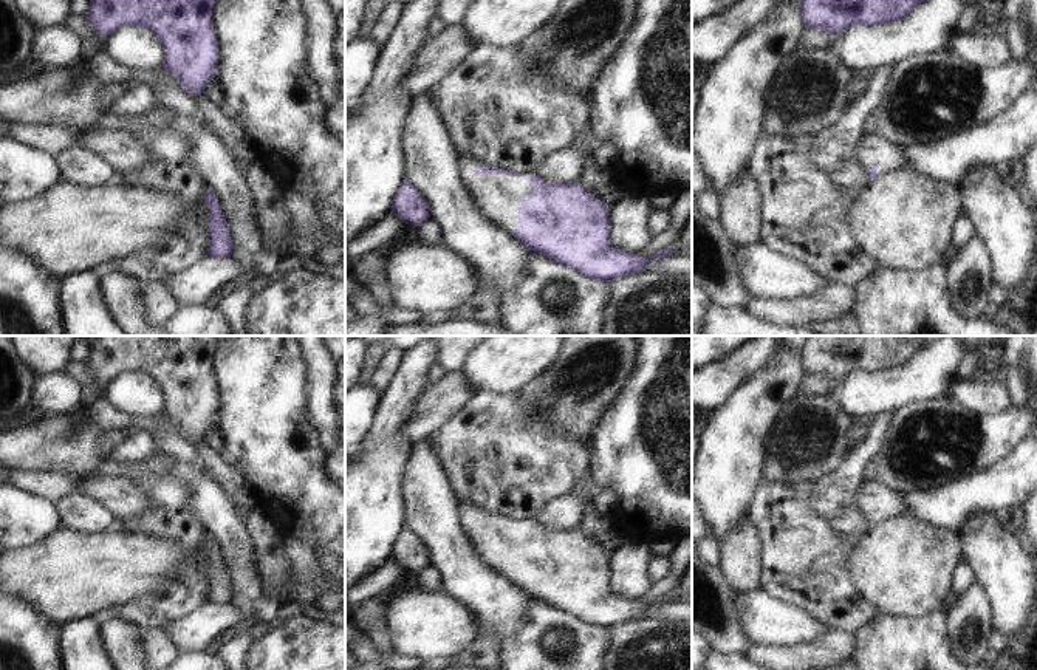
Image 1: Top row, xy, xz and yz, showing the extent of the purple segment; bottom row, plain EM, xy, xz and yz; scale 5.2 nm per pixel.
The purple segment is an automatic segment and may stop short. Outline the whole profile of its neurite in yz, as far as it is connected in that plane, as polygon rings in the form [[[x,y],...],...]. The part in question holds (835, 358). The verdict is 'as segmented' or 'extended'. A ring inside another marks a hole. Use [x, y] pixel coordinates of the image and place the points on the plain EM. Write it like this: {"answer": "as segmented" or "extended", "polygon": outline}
{"answer": "as segmented", "polygon": [[[806,336],[800,350],[806,376],[840,381],[851,373],[893,370],[941,336]]]}

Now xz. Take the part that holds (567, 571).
{"answer": "extended", "polygon": [[[457,501],[457,518],[484,565],[512,580],[528,599],[543,602],[582,624],[610,628],[639,620],[649,608],[672,602],[669,593],[653,603],[628,602],[613,594],[608,552],[580,529],[551,531],[534,520],[491,515],[463,501]]]}

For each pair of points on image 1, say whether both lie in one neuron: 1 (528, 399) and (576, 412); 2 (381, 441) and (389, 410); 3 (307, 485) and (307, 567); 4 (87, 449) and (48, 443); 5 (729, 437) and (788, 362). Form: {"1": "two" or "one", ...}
{"1": "one", "2": "one", "3": "two", "4": "one", "5": "one"}

